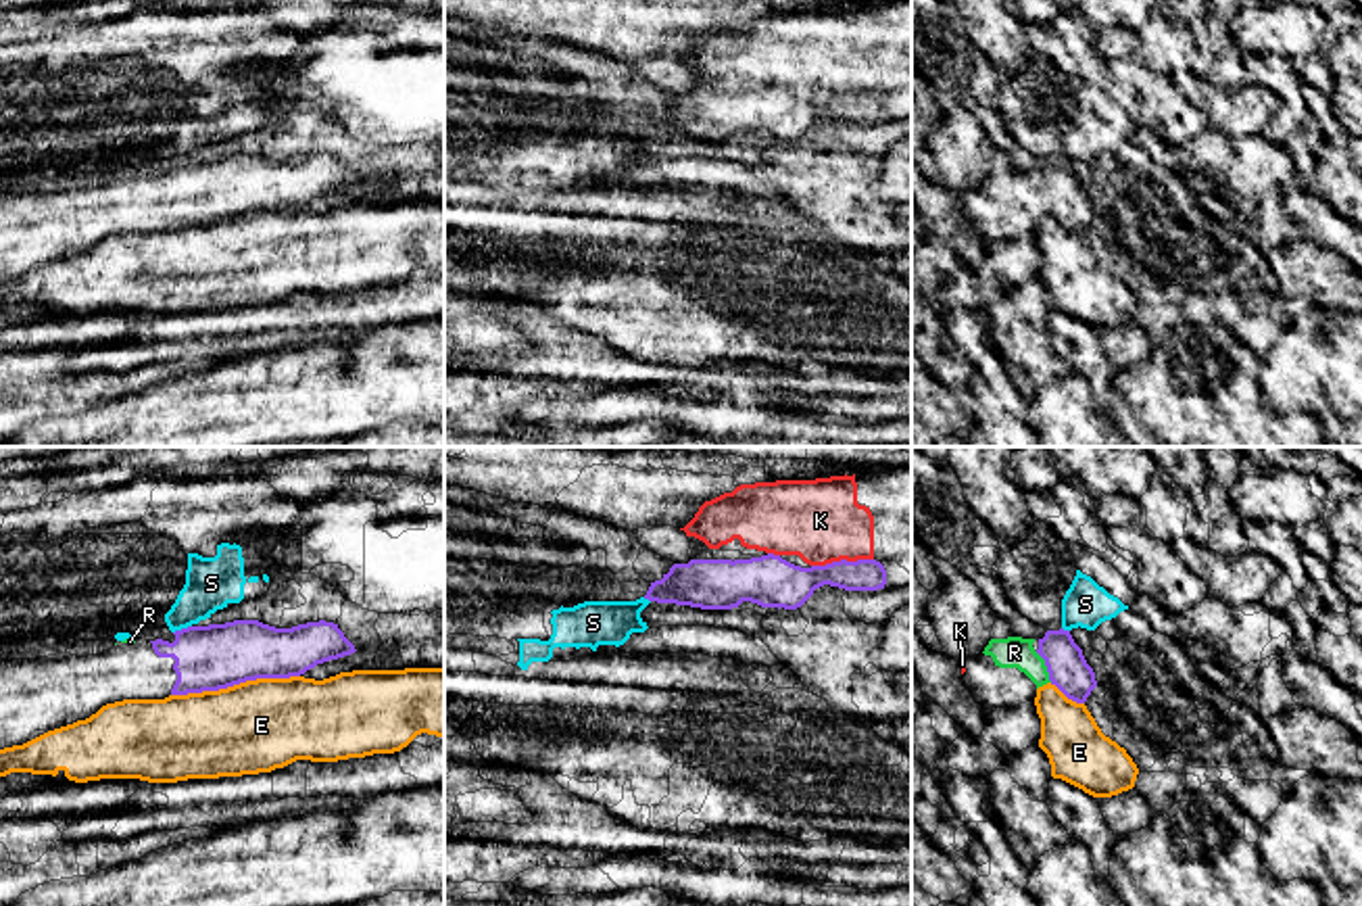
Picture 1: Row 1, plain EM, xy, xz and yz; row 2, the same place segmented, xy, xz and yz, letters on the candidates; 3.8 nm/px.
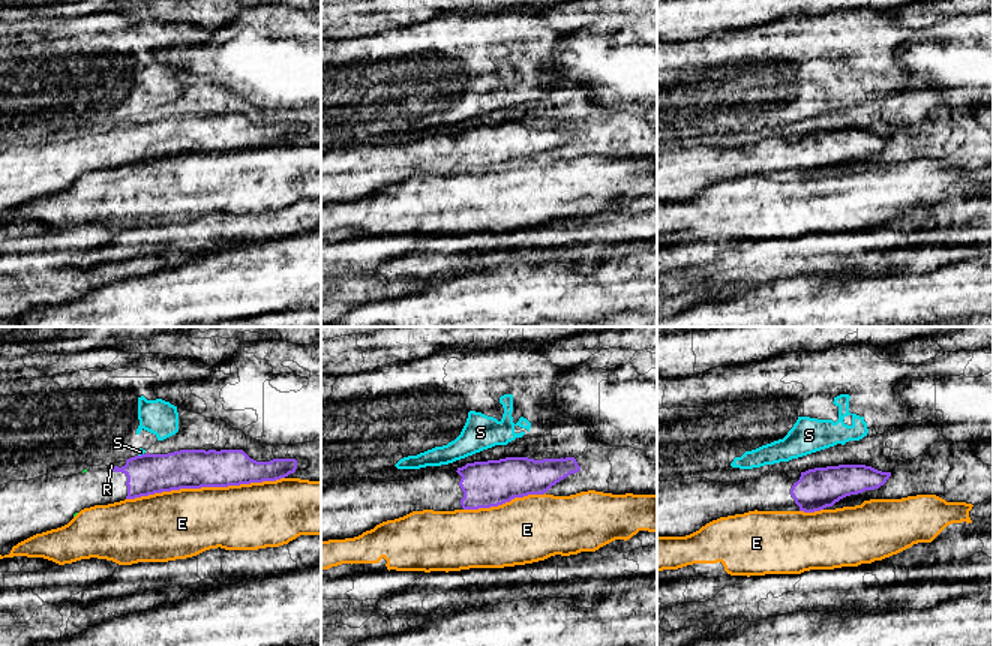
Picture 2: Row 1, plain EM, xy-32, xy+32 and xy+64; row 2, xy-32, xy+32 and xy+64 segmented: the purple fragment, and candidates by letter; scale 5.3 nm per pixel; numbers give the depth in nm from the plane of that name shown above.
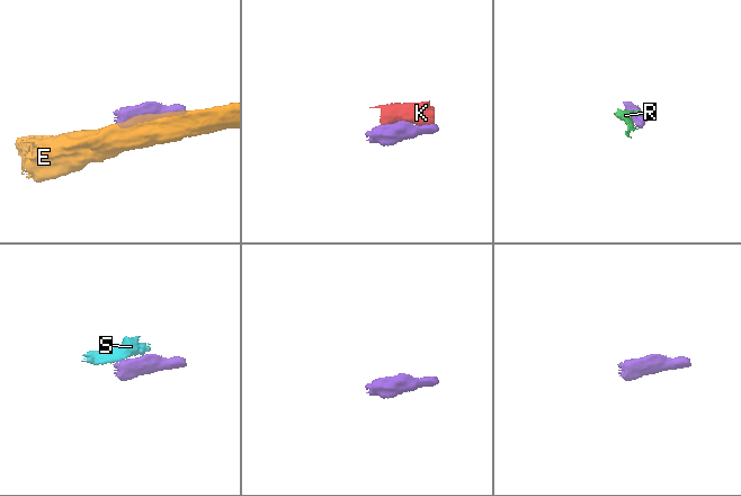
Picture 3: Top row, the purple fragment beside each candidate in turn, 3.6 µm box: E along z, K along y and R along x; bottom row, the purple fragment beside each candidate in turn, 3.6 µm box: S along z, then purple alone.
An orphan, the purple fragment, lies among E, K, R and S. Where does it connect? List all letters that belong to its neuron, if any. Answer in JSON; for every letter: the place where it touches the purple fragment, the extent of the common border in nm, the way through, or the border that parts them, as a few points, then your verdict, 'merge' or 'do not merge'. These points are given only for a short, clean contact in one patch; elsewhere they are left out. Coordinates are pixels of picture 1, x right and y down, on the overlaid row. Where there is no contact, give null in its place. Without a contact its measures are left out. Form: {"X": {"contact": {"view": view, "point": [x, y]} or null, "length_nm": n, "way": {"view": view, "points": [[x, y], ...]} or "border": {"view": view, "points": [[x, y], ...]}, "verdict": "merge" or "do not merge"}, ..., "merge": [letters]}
{"E": {"contact": {"view": "xy", "point": [234, 683]}, "length_nm": 500, "verdict": "do not merge"}, "K": {"contact": {"view": "xz", "point": [841, 560]}, "length_nm": 240, "verdict": "merge"}, "R": {"contact": {"view": "yz", "point": [1046, 664]}, "length_nm": 140, "verdict": "merge"}, "S": {"contact": {"view": "xy", "point": [182, 629]}, "length_nm": 80, "border": {"view": "xy", "points": [[190, 625], [174, 633]]}, "verdict": "do not merge"}, "merge": ["K", "R"]}

